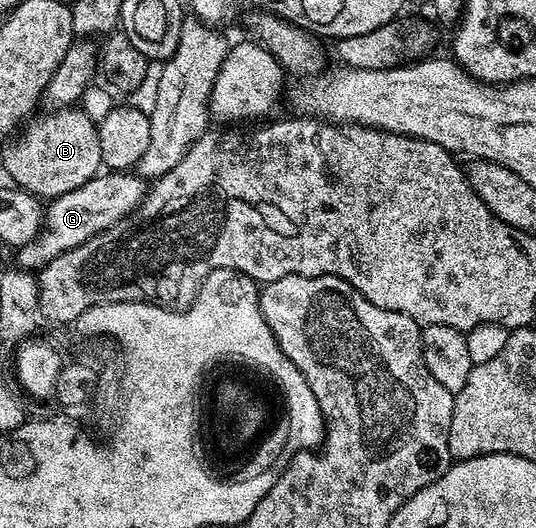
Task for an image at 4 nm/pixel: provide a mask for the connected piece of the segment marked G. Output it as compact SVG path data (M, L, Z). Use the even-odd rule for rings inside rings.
M104 172L82 184L82 188L76 188L72 192L51 199L44 212L45 230L32 242L19 247L17 263L29 272L38 272L62 252L85 243L95 234L101 234L103 230L110 229L136 209L138 198L132 195L132 190L138 189L140 185L141 179L131 173Z

